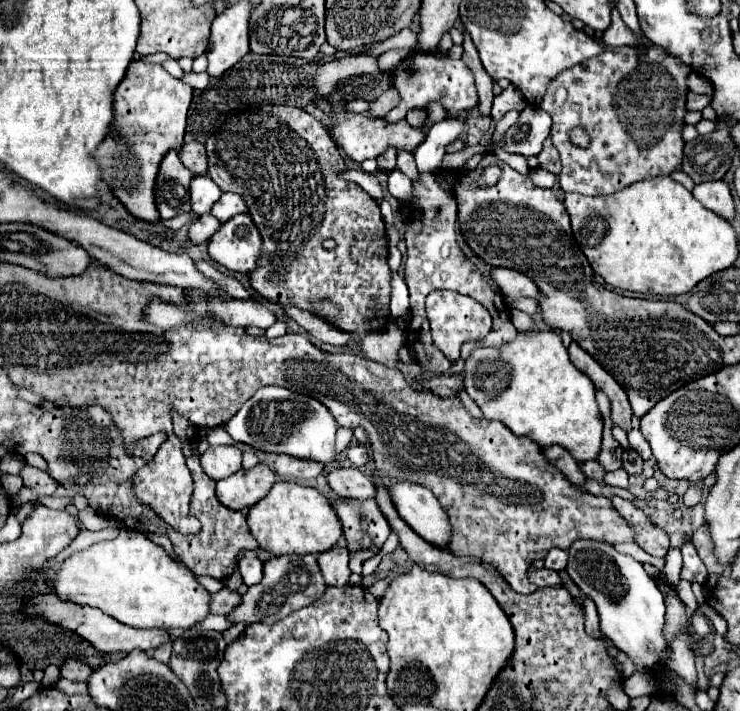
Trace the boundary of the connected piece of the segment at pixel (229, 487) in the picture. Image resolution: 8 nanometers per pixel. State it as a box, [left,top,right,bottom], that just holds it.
[217,463,275,511]

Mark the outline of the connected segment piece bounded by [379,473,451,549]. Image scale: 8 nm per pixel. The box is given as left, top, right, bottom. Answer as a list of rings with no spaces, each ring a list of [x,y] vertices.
[[[381,473],[379,477],[389,489],[401,519],[427,543],[437,545],[439,549],[447,549],[451,541],[451,523],[437,497],[421,485],[407,481],[395,483]]]

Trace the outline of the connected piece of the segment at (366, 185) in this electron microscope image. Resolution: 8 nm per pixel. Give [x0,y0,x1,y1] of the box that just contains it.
[341,169,383,203]

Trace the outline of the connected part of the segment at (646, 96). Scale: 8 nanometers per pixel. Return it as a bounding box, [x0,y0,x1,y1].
[541,47,691,197]

